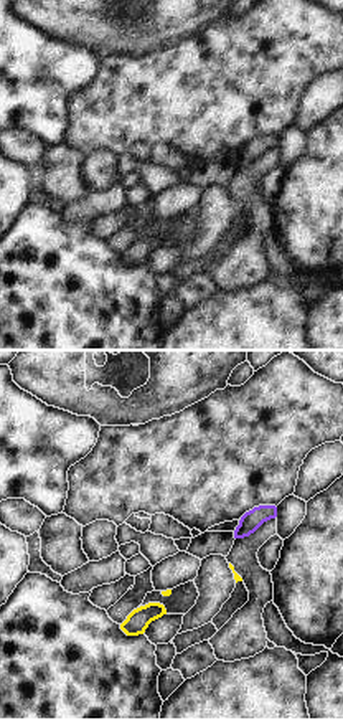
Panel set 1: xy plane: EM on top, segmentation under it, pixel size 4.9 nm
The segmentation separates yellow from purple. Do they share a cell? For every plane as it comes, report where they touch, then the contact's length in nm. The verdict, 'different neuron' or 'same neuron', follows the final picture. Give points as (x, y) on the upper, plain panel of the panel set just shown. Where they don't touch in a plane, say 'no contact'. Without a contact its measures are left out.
no contact

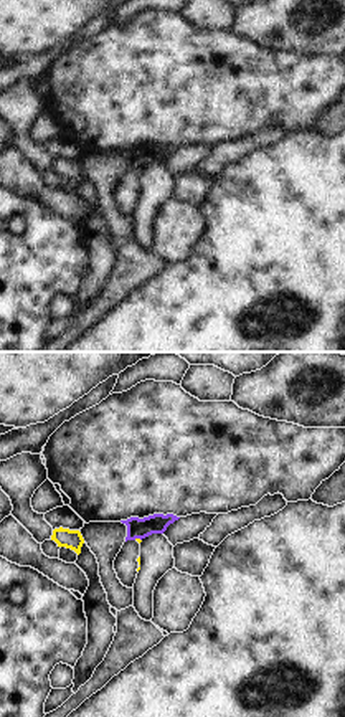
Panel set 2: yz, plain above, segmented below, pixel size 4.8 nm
contact (137, 169); length 40 nm

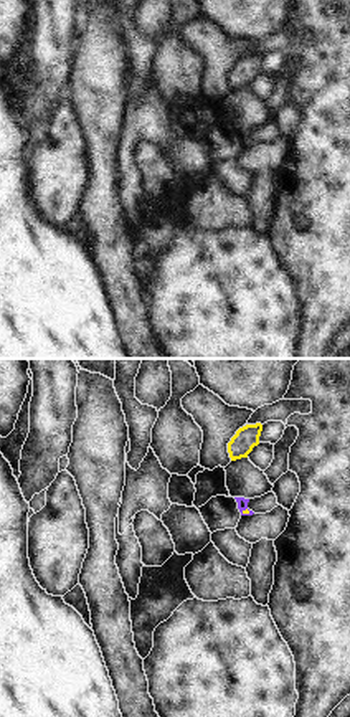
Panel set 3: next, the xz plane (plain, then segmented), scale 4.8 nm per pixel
contact (245, 142); length 50 nm

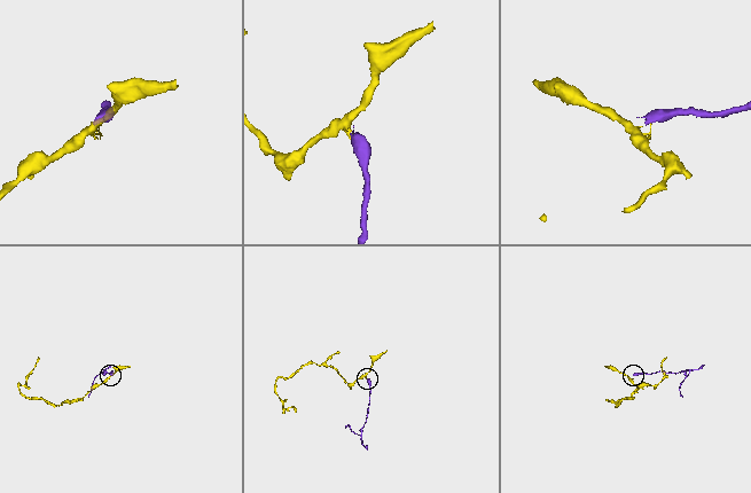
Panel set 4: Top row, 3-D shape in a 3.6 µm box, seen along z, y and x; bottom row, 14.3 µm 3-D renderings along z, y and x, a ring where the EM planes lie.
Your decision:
different neuron

